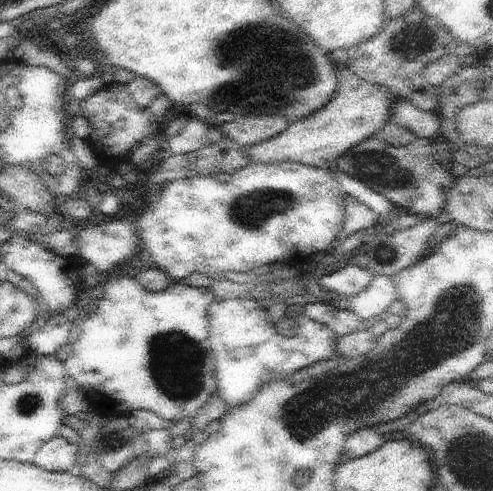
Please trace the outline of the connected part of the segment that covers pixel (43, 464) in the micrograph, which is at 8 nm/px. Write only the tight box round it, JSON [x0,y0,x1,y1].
[32,436,80,473]

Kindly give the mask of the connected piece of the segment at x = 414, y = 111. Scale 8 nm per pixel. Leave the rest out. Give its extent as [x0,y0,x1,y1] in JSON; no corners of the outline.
[390,98,441,140]

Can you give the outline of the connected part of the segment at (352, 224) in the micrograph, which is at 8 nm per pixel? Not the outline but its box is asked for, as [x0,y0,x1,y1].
[336,195,379,242]

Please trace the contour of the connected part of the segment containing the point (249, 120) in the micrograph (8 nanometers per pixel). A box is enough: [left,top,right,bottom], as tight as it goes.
[217,115,291,147]

